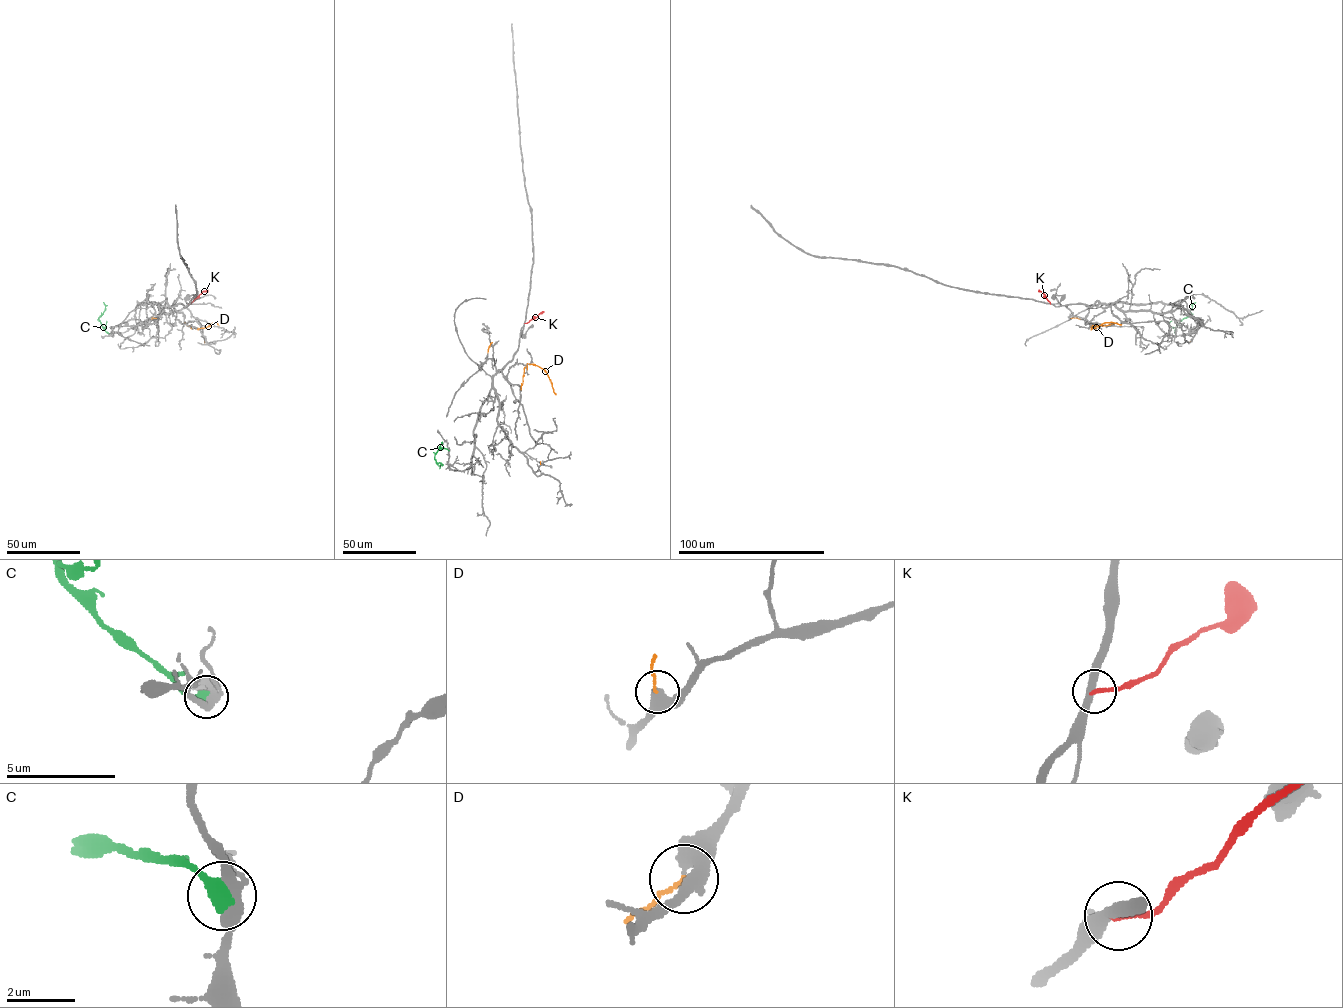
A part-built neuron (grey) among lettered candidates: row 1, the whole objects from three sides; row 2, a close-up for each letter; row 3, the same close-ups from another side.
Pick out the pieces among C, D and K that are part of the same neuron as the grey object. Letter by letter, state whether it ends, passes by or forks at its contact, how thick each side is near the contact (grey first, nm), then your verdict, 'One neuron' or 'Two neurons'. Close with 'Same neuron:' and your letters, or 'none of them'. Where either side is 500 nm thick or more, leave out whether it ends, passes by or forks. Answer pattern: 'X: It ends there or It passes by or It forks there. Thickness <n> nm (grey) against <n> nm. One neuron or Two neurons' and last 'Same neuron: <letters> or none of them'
C: It ends there. Thickness 320 nm (grey) against 480 nm. Two neurons
D: It ends there. Thickness 360 nm (grey) against 90 nm. Two neurons
K: It ends there. Thickness 320 nm (grey) against 180 nm. Two neurons
Same neuron: none of them

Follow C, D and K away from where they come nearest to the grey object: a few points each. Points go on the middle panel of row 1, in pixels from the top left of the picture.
C: (448, 450), (439, 448), (434, 456), (441, 465), (439, 468)
D: (540, 464), (555, 394), (551, 382), (547, 373), (536, 365), (527, 363), (523, 368), (487, 353), (492, 342)
K: (524, 323), (544, 312)

